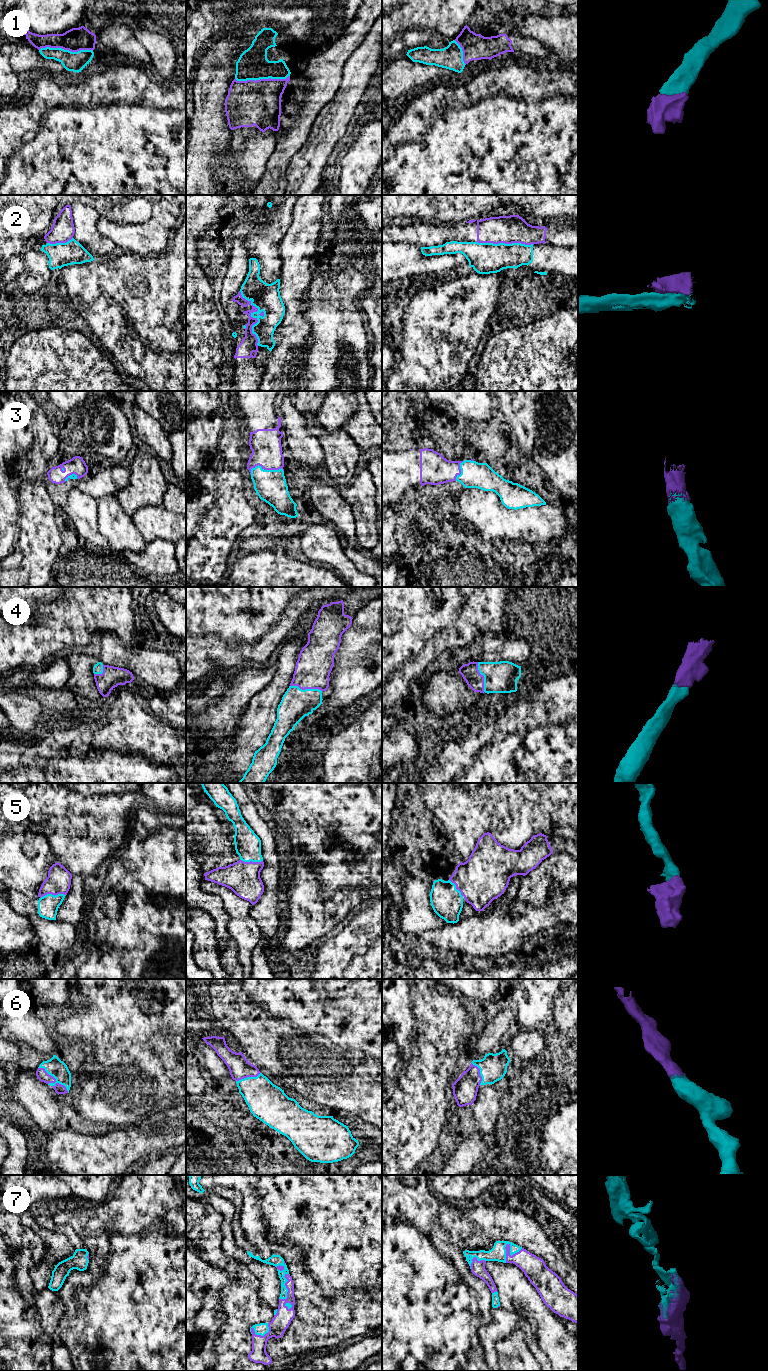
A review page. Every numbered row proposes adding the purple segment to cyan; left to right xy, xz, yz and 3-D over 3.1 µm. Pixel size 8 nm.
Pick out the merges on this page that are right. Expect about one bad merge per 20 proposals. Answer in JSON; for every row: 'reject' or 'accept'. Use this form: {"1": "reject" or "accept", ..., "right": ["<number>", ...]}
{"1": "accept", "2": "reject", "3": "accept", "4": "accept", "5": "accept", "6": "accept", "7": "accept", "right": ["1", "3", "4", "5", "6", "7"]}

